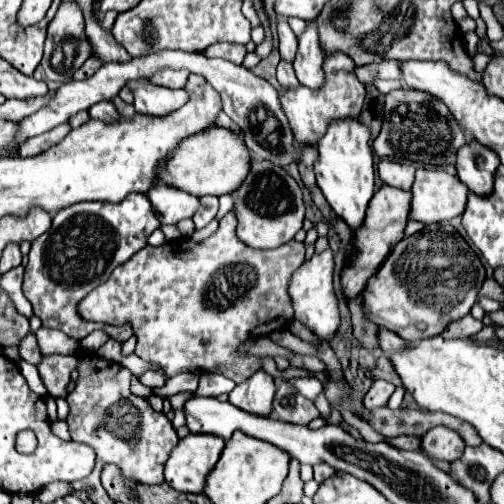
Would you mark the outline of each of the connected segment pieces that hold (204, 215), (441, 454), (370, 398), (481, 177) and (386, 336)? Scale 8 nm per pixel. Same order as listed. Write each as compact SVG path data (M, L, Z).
M204 196L204 198L200 198L200 202L202 202L200 210L192 218L198 230L204 228L204 226L208 226L214 220L216 212L218 212L218 198L216 196Z
M434 426L422 436L422 450L440 460L454 462L462 456L464 448L466 444L460 434L448 426Z
M374 380L374 382L372 382L372 388L370 388L370 390L366 392L366 396L364 396L366 408L374 410L374 408L386 406L394 390L396 390L394 384L390 384L390 382L386 382L386 380Z
M470 140L456 152L458 178L476 194L486 196L494 184L494 172L500 166L500 158L484 144Z
M380 328L380 330L378 330L378 342L380 342L380 348L382 348L386 354L406 348L406 342L404 342L396 332L386 330L386 328Z

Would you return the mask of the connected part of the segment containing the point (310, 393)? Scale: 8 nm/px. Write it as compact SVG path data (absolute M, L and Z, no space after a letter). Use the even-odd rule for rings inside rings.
M292 378L290 380L298 392L302 392L308 400L316 400L322 392L322 382L316 378Z

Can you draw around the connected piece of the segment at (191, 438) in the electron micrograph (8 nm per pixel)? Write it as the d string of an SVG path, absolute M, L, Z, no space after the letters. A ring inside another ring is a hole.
M188 434L172 450L164 476L178 492L200 494L206 488L208 472L212 472L224 448L224 440L206 434Z

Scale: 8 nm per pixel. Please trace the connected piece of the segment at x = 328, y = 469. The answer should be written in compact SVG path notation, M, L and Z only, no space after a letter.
M316 464L314 466L314 480L316 482L324 482L324 480L328 480L334 474L336 474L336 470L330 464Z

